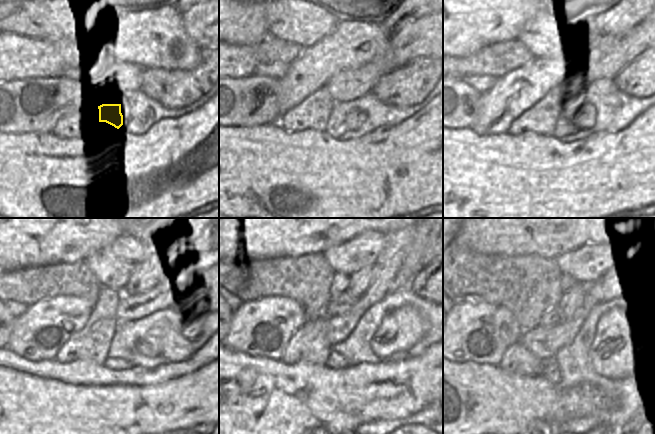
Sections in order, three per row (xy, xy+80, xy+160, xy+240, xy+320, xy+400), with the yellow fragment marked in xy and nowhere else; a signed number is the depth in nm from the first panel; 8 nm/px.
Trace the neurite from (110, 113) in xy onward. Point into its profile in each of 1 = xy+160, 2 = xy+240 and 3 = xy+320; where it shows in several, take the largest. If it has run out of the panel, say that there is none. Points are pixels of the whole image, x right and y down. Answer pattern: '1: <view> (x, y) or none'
1: xy+160 (583, 119)
2: xy+240 (141, 346)
3: xy+320 (400, 330)

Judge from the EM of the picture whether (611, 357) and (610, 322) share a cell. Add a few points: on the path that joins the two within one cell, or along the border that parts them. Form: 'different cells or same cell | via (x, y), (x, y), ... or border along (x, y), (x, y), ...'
same cell | via (620, 348), (623, 345), (623, 335), (619, 331)

